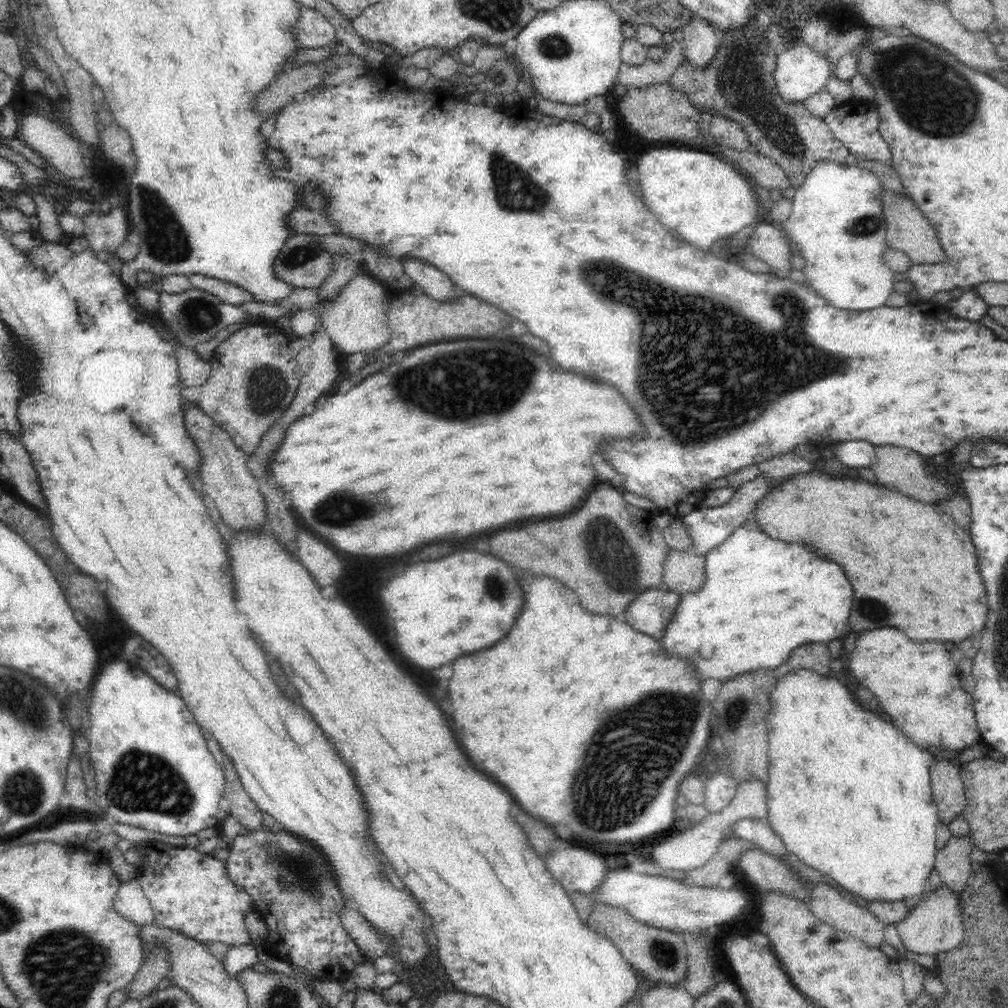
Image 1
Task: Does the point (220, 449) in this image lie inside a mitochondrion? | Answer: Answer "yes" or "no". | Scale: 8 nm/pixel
no

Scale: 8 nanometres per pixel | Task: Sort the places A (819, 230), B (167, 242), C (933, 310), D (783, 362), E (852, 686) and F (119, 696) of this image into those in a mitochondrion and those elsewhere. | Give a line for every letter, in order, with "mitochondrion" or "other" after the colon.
A: other
B: mitochondrion
C: other
D: mitochondrion
E: other
F: other

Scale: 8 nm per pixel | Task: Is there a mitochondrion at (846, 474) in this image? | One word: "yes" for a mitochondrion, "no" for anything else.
no

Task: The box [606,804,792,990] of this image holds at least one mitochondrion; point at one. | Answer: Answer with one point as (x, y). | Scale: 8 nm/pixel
(663, 952)

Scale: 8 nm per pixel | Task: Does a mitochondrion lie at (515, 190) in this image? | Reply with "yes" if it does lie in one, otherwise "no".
yes

